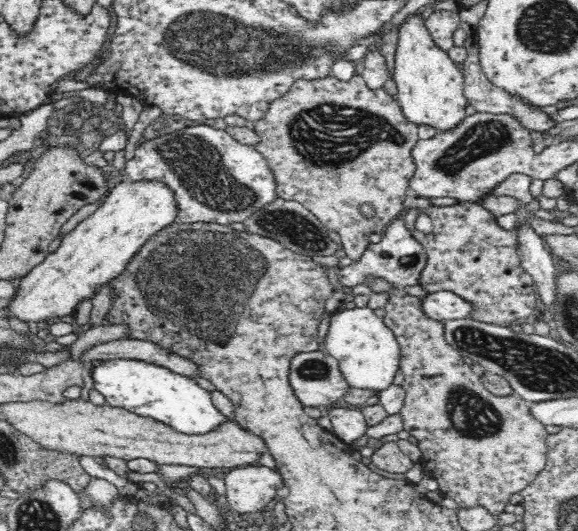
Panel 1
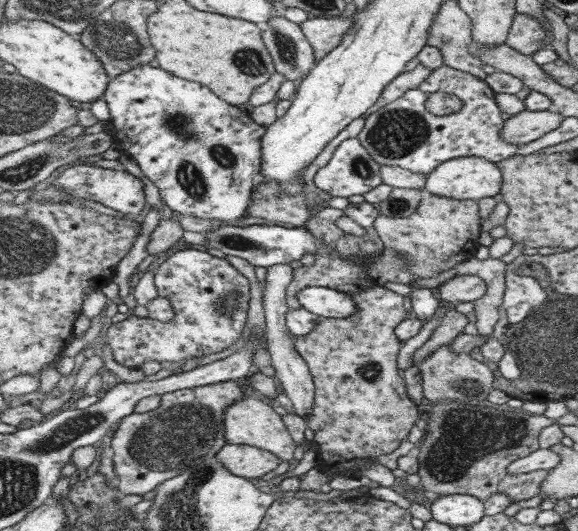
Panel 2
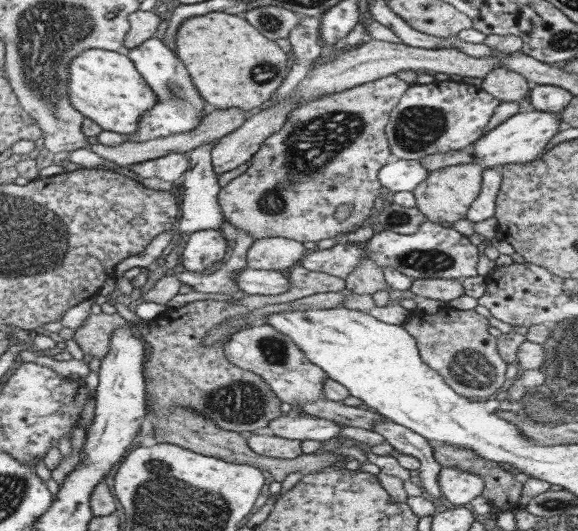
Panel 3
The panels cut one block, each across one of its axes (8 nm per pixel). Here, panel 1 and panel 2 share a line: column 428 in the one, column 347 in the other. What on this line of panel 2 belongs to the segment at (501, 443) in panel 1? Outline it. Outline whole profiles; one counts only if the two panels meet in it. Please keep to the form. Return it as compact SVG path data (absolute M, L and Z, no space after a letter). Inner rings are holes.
M373 286L350 295L355 301L356 312L347 318L319 319L311 333L303 337L293 337L294 349L305 361L312 378L314 395L310 415L306 418L306 428L313 431L311 445L316 452L319 465L317 470L343 477L365 477L375 482L377 487L390 487L395 478L391 470L376 462L378 456L393 452L409 435L410 428L419 418L418 406L407 396L404 379L397 375L397 351L401 345L394 328L407 318L401 295Z

